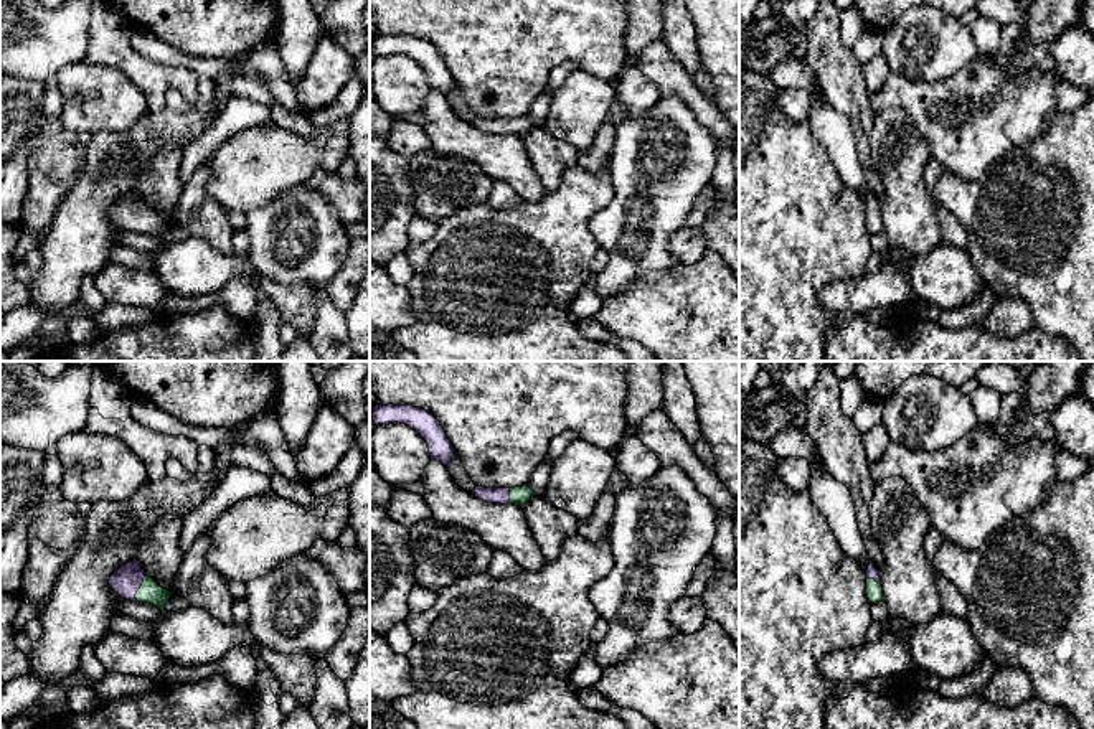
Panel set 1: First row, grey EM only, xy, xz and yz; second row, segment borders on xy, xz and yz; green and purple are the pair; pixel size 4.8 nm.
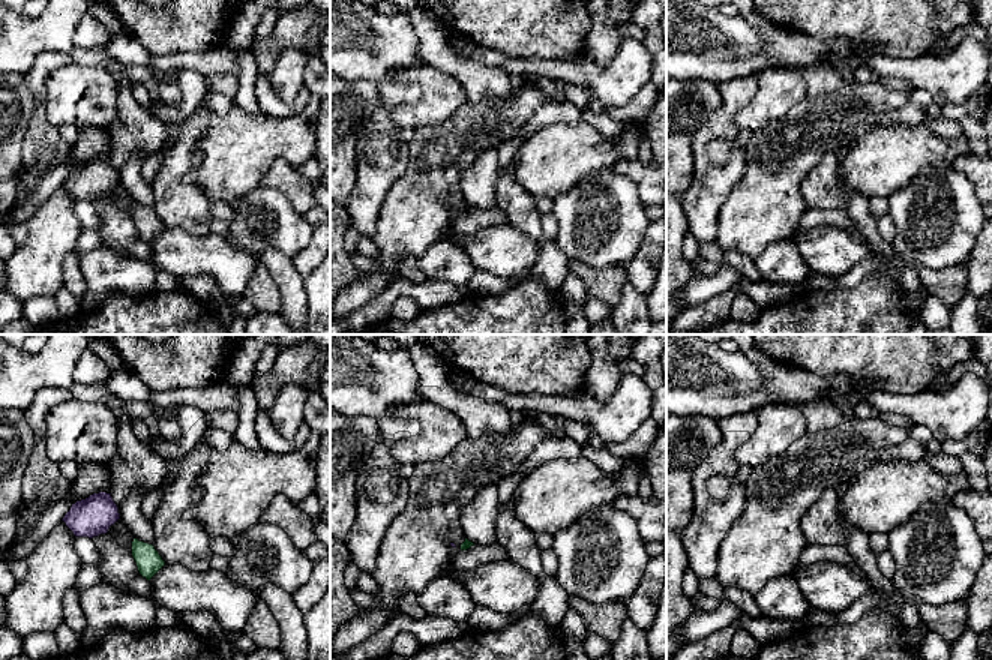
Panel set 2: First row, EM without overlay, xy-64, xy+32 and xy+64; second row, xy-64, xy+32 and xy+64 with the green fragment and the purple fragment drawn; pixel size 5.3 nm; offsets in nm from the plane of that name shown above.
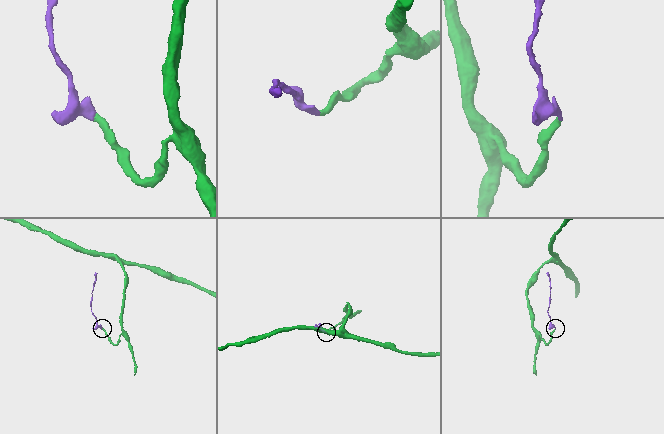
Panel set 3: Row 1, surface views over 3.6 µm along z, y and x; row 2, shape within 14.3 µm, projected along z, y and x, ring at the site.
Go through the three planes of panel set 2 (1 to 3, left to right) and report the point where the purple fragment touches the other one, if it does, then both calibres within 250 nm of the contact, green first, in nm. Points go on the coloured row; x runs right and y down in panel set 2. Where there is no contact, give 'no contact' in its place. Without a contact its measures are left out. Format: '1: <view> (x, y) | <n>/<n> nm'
1: no contact
2: no contact
3: no contact

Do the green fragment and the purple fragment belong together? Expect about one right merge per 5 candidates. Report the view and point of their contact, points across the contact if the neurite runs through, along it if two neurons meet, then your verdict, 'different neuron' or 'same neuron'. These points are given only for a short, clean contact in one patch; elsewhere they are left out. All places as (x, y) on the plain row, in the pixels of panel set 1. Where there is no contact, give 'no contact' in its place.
xy (139, 220) | across xy (150, 223), (139, 220), (126, 211) | same neuron

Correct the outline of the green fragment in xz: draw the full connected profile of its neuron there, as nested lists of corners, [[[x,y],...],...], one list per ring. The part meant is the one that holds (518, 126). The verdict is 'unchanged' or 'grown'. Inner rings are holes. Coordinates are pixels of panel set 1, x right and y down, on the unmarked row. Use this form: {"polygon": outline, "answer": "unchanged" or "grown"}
{"polygon": [[[528,115],[515,119],[475,117],[472,124],[487,134],[498,134],[498,135],[515,134],[518,137],[521,137],[523,134],[526,134],[530,129],[535,127],[535,122]]], "answer": "grown"}

